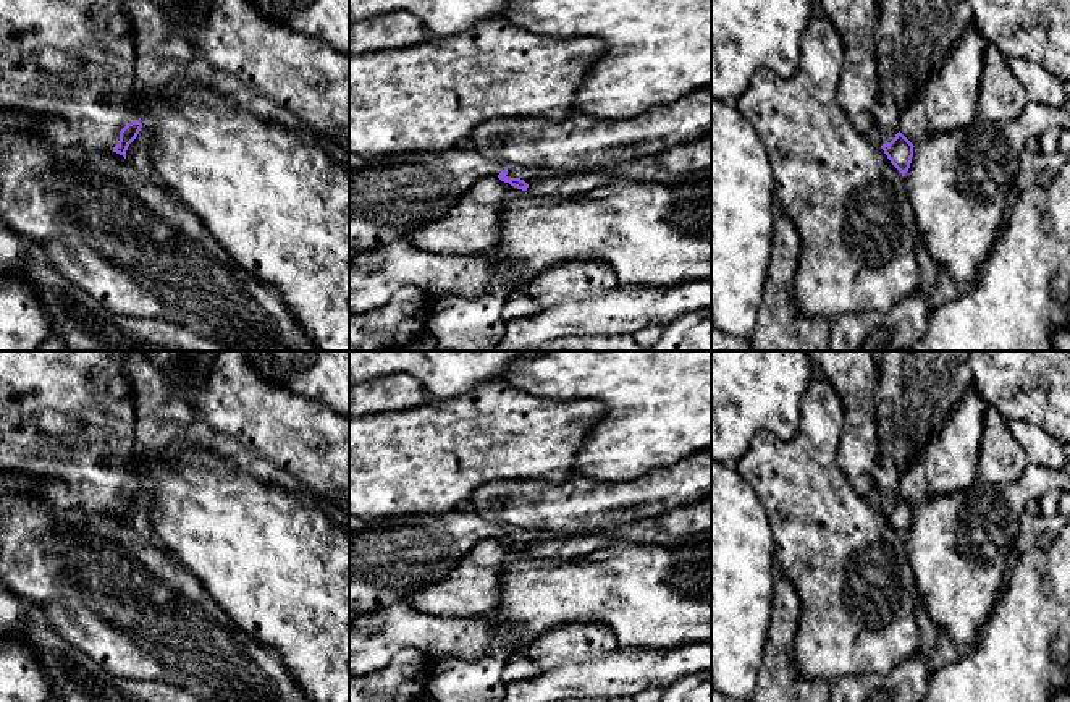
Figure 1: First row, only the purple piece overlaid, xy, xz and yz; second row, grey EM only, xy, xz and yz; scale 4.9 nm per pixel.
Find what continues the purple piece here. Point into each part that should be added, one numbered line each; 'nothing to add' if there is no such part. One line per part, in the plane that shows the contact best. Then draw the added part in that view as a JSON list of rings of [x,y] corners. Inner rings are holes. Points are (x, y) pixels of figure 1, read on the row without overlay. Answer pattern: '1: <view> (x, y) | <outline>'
1: xy (67, 418) | [[[0,351],[0,497],[36,495],[58,510],[113,513],[120,493],[139,482],[133,380],[123,351]]]

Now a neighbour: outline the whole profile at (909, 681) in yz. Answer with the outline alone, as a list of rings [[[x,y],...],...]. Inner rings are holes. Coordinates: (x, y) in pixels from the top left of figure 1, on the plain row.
[[[918,655],[887,675],[842,676],[831,683],[831,702],[920,702],[929,687],[929,668]]]

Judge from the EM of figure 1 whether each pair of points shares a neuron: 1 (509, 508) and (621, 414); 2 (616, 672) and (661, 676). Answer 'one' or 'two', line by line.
1: two
2: one

